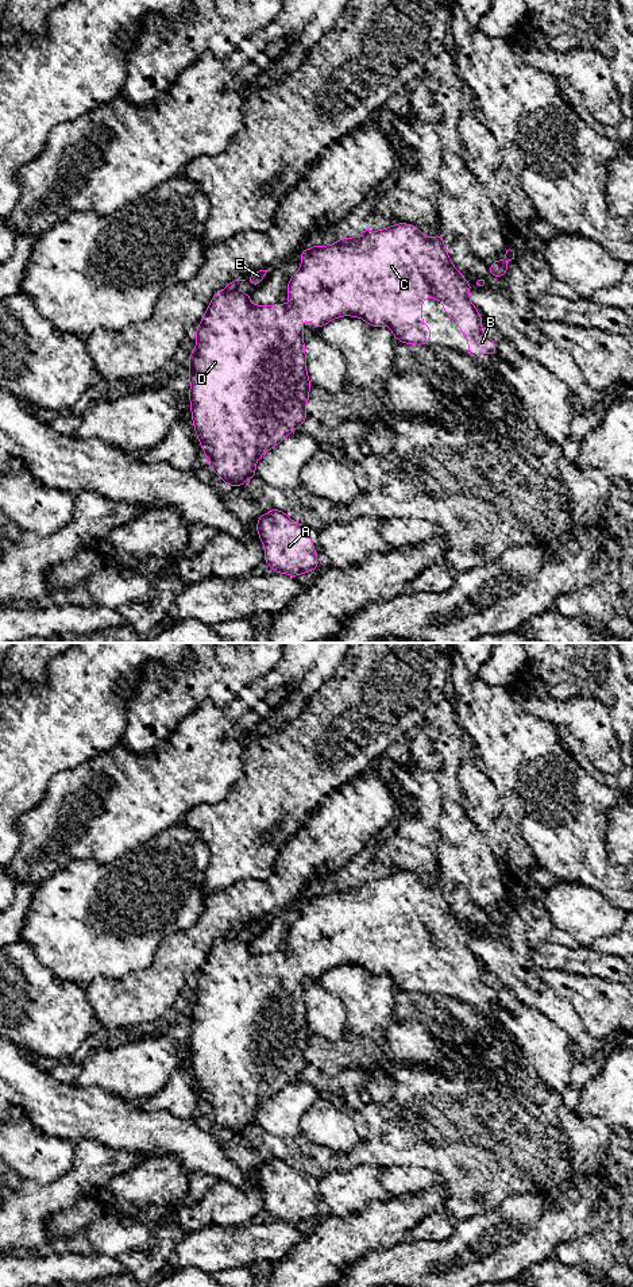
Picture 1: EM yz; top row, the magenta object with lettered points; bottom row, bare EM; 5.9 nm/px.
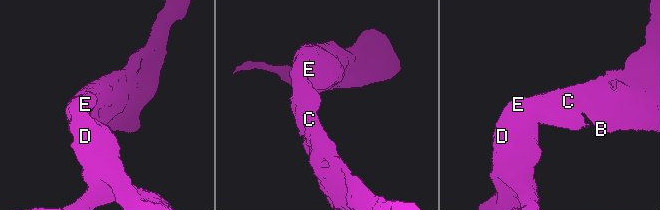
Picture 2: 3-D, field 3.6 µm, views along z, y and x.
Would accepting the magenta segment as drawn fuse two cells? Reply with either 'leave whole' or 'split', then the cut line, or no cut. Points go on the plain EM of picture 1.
leave whole; no cut

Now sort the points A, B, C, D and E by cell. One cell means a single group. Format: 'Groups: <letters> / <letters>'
Groups: A B C D E

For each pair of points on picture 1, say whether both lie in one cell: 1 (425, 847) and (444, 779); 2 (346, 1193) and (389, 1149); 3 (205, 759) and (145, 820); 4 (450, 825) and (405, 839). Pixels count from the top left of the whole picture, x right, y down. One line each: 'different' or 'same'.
1: different
2: different
3: same
4: different

